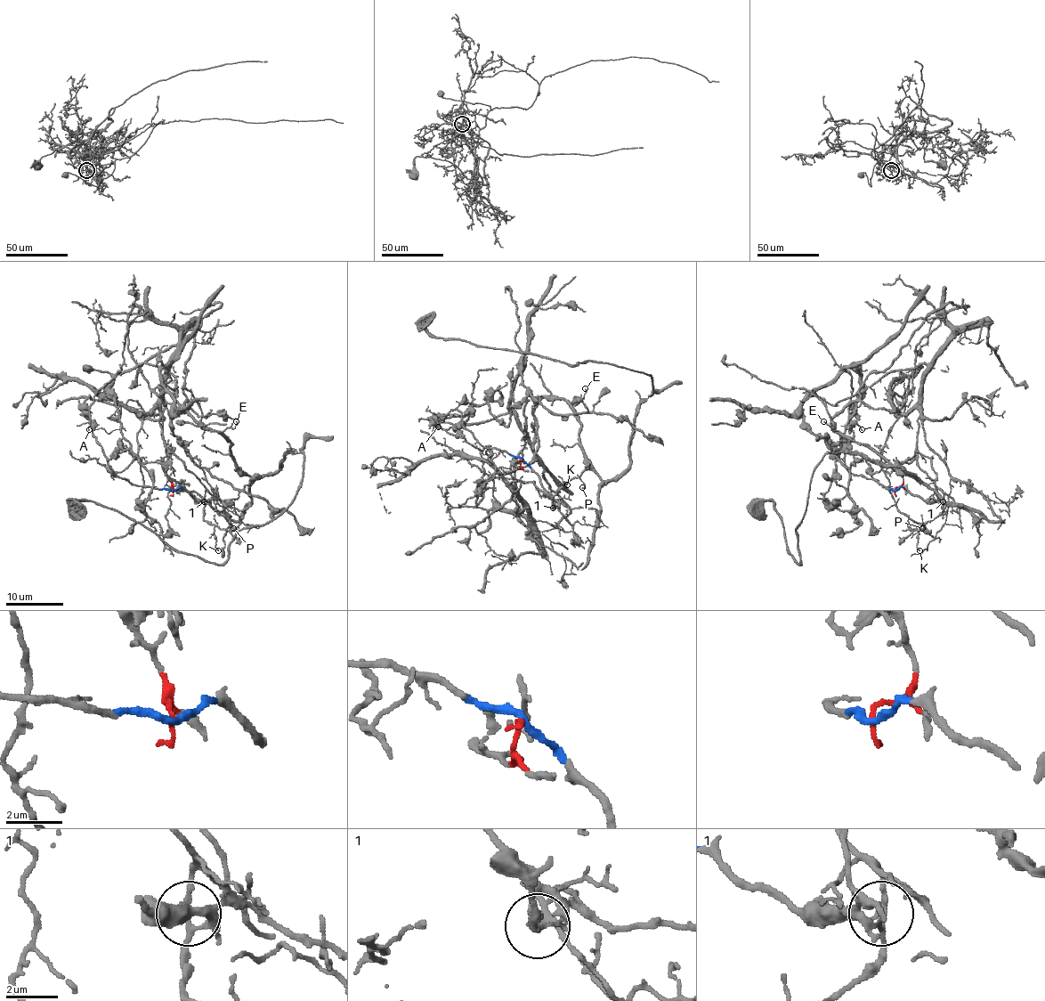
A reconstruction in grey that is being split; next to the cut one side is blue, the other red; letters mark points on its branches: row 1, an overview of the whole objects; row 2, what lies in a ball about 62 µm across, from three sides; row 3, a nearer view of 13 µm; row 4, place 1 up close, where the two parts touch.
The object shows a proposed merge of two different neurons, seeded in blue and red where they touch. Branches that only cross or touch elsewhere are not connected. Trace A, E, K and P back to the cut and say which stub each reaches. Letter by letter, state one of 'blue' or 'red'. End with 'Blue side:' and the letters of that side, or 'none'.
A: blue
E: blue
K: red
P: red
Blue side: A, E

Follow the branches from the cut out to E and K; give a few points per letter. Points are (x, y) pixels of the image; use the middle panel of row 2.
E: (522, 459), (554, 499), (571, 508), (599, 509), (601, 479), (580, 446), (572, 405), (585, 388)
K: (522, 459), (512, 475), (531, 482), (553, 508), (552, 499), (568, 484)

